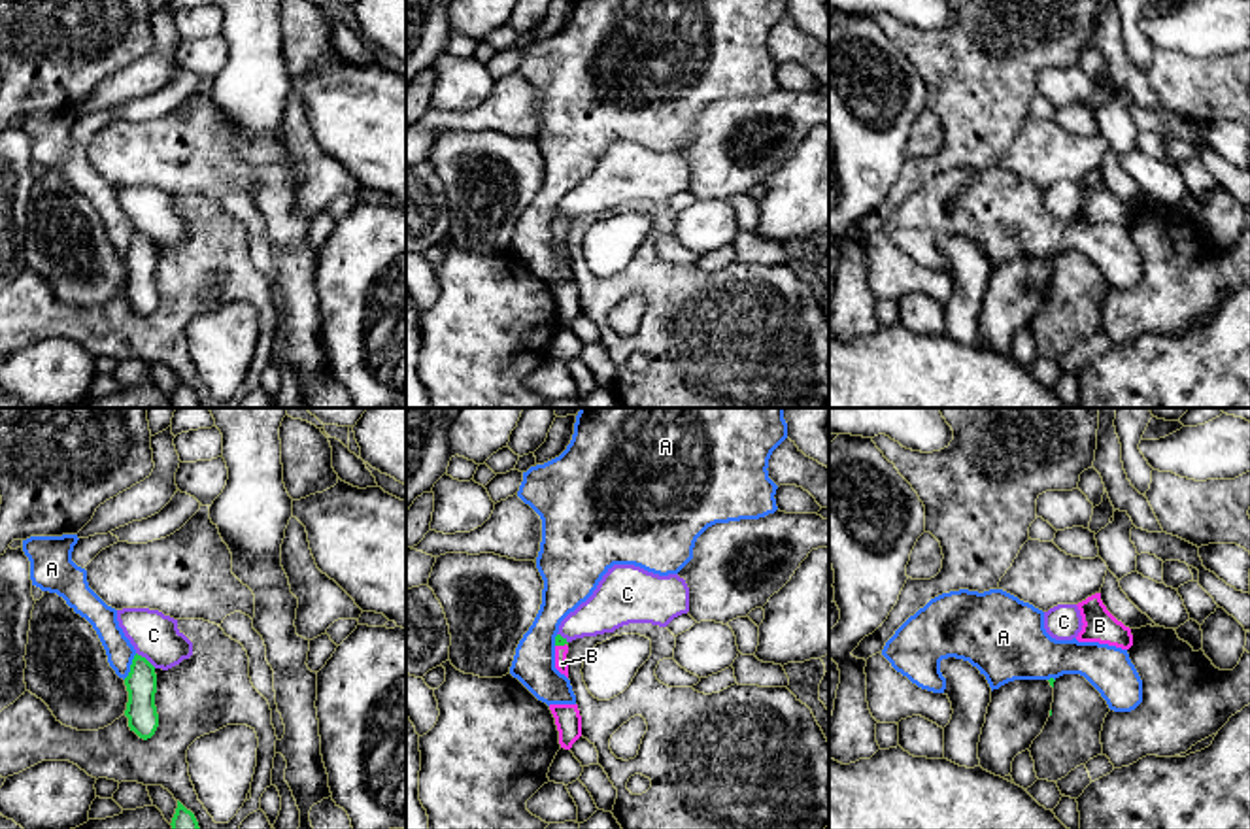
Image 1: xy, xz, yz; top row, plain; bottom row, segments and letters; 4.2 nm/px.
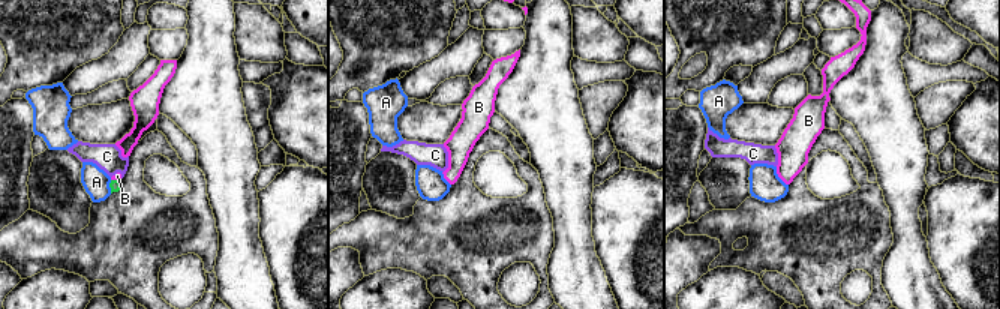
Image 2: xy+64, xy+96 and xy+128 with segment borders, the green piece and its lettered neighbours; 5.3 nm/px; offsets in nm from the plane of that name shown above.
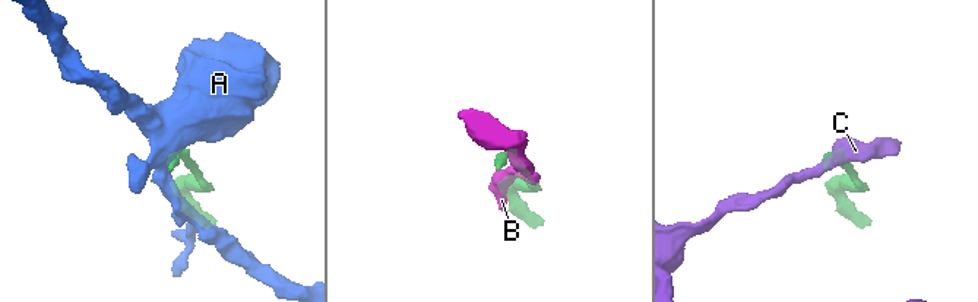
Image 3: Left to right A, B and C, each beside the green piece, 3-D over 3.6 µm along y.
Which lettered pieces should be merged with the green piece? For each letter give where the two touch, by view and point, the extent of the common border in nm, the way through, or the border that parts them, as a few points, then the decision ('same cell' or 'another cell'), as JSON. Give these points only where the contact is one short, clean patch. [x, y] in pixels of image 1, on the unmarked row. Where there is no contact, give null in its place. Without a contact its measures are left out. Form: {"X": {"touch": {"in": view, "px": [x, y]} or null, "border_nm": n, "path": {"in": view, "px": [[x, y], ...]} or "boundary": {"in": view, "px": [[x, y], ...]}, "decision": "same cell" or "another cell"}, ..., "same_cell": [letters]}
{"A": {"touch": {"in": "xy", "px": [131, 244]}, "border_nm": 130, "boundary": {"in": "xy", "px": [[136, 231], [131, 248], [123, 255]]}, "decision": "another cell"}, "B": {"touch": {"in": "xz", "px": [559, 221]}, "border_nm": 50, "path": {"in": "xz", "px": [[559, 218], [559, 221], [561, 240]]}, "decision": "same cell"}, "C": {"touch": {"in": "xy", "px": [144, 235]}, "border_nm": 110, "boundary": {"in": "xy", "px": [[136, 229], [155, 244]]}, "decision": "another cell"}, "same_cell": ["B"]}

